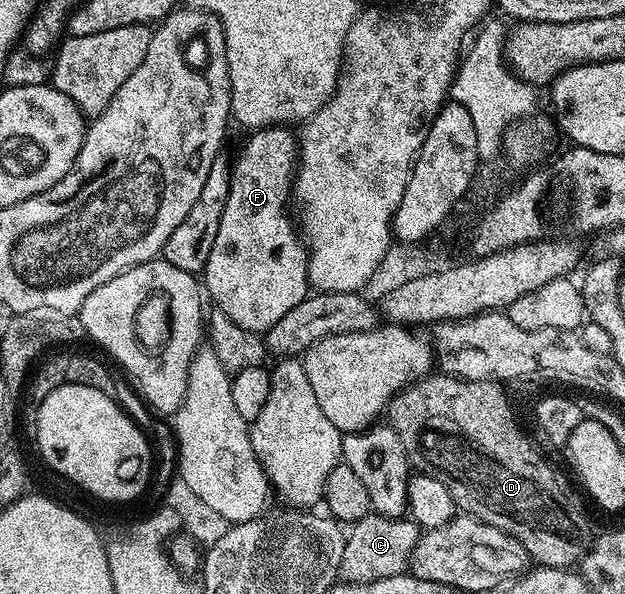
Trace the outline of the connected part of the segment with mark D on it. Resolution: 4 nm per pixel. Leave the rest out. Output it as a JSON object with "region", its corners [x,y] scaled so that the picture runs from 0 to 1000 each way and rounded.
{"region":[[[686,630],[645,653],[621,678],[618,707],[637,737],[643,737],[658,786],[667,796],[707,811],[707,818],[720,825],[720,838],[726,838],[738,864],[784,886],[797,886],[797,892],[816,906],[829,906],[859,951],[874,956],[926,951],[950,907],[950,894],[941,884],[941,862],[928,843],[930,830],[922,830],[909,816],[907,805],[883,790],[882,778],[832,722],[806,653],[808,648],[794,640],[755,641],[712,630]]]}

